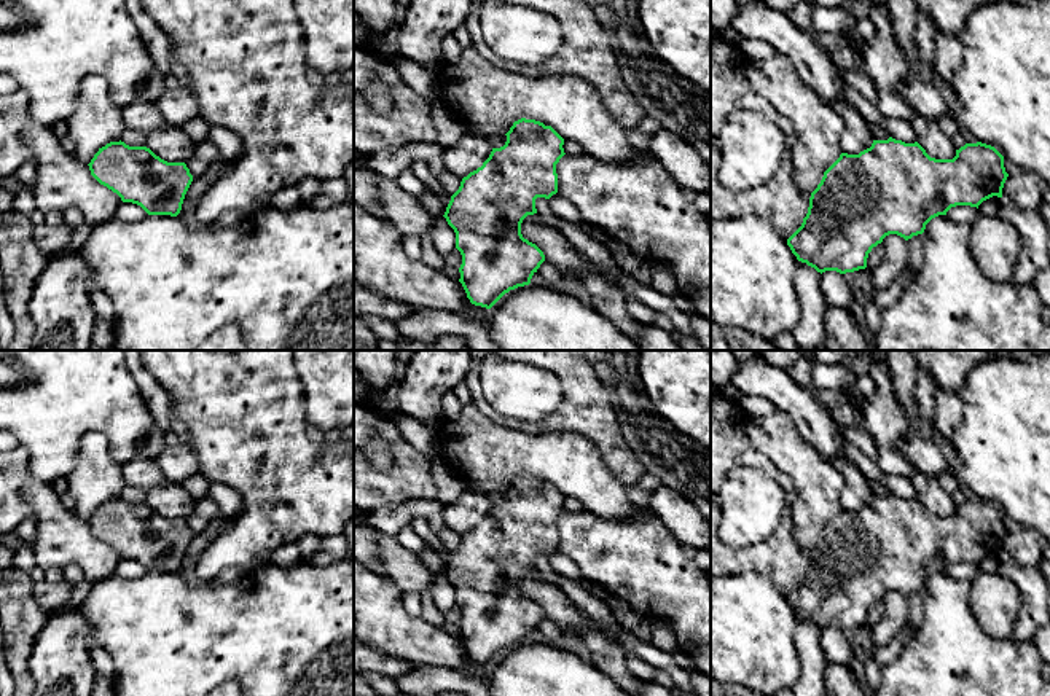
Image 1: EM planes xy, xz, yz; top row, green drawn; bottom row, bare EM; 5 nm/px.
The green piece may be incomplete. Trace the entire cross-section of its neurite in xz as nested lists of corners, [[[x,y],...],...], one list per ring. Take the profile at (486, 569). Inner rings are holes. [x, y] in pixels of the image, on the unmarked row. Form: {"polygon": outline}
{"polygon": [[[535,476],[515,478],[505,492],[505,502],[492,505],[483,522],[462,535],[443,572],[456,589],[456,605],[462,612],[459,639],[472,659],[465,672],[483,678],[505,650],[529,642],[545,618],[543,608],[523,594],[521,580],[537,570],[537,554],[550,556],[558,549],[556,521],[566,511],[564,495]]]}

